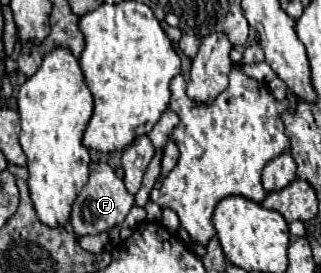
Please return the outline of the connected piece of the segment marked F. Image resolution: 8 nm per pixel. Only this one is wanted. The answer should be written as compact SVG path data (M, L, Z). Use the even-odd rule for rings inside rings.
M92 162L90 180L86 182L86 186L80 190L80 194L74 200L70 222L78 236L98 234L122 224L132 206L134 206L134 196L128 194L128 190L124 188L124 182L116 176L114 168L110 168L108 162Z

